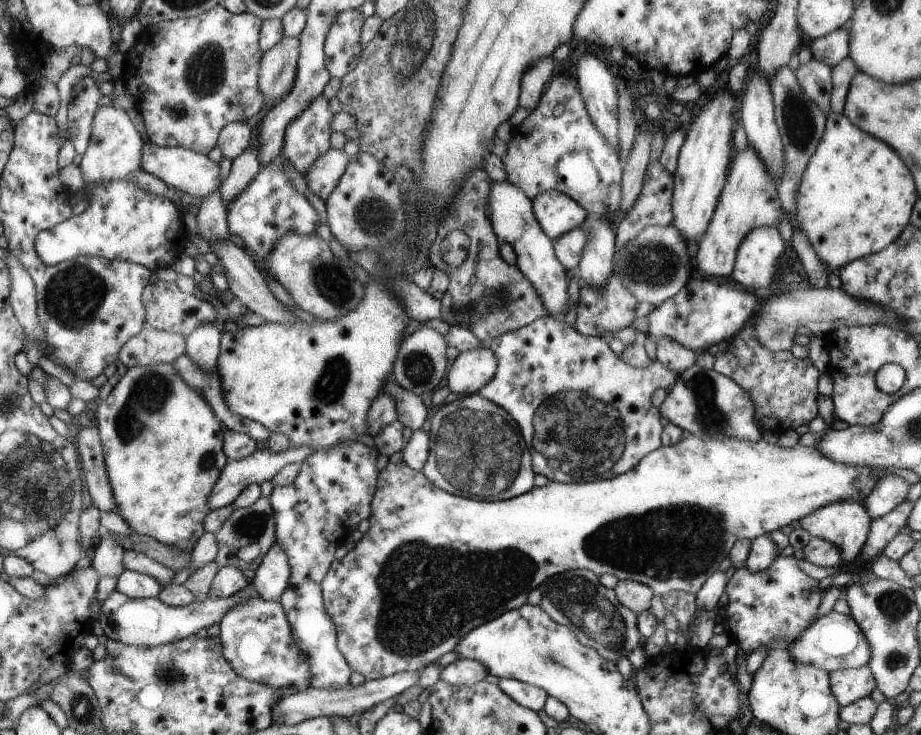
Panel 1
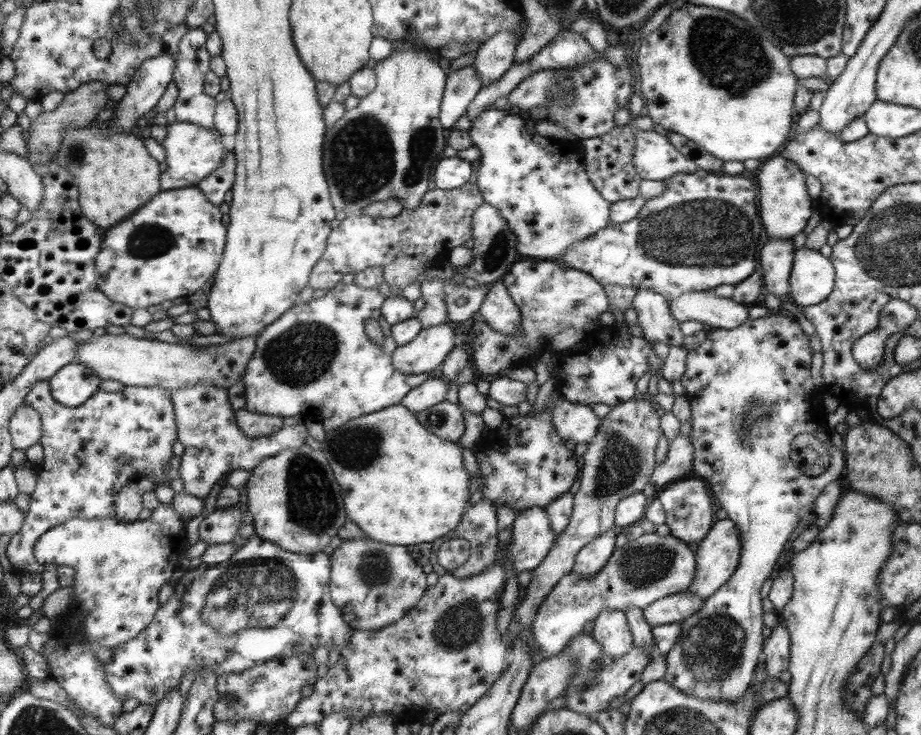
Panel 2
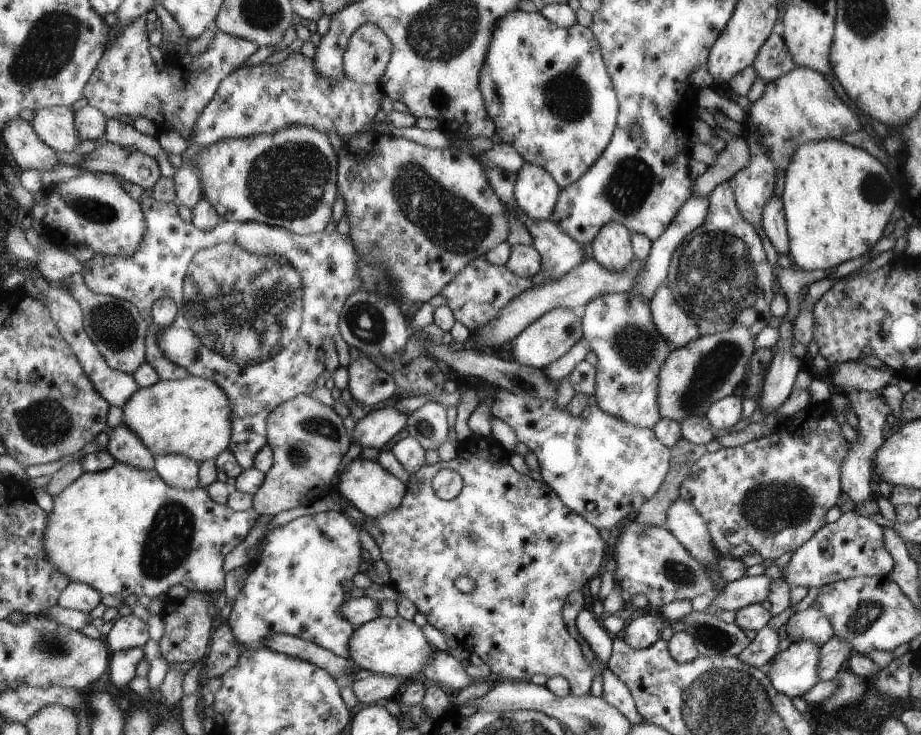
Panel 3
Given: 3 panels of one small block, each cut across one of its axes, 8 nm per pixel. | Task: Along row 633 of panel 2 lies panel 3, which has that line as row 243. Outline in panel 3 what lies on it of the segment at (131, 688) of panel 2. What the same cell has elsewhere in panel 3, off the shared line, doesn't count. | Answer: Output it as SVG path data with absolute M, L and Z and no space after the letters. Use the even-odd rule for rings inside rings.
M154 196L146 197L141 201L144 214L147 219L147 230L144 233L143 241L140 242L139 249L132 256L108 256L104 253L97 253L93 259L85 263L84 276L88 281L88 286L95 290L98 294L112 295L117 298L123 298L135 303L139 310L143 313L143 317L147 319L148 326L152 324L151 312L154 304L159 300L160 296L169 296L177 303L180 302L180 310L178 310L178 318L174 319L173 324L168 328L162 328L158 332L158 346L164 351L166 358L174 364L179 364L188 370L192 376L198 378L212 379L215 383L219 383L223 387L224 392L231 401L232 414L232 436L231 444L228 450L234 454L238 464L244 469L251 469L255 466L255 456L268 445L267 437L267 421L270 414L278 408L279 404L290 400L300 394L310 395L316 388L316 382L320 375L326 373L326 358L324 349L322 348L324 338L329 335L336 344L338 352L339 364L347 367L352 360L350 359L350 346L341 335L339 329L339 318L341 308L344 301L352 292L361 289L362 280L358 278L359 256L354 248L352 240L348 235L342 235L335 229L333 232L323 232L318 234L309 234L308 236L300 236L299 234L290 232L284 227L274 227L266 223L258 221L236 222L222 221L214 230L200 230L200 227L194 226L191 222L186 222L180 217L176 203L159 202Z

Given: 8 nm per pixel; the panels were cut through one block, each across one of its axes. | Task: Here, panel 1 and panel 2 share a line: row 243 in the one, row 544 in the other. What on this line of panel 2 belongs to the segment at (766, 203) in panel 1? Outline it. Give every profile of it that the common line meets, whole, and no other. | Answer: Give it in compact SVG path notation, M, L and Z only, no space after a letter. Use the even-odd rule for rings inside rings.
M729 518L720 519L715 527L707 535L706 540L699 544L695 558L698 563L698 574L694 577L694 582L687 592L696 594L703 600L709 599L720 587L726 586L739 567L739 558L742 555L742 538L740 537L738 526Z

